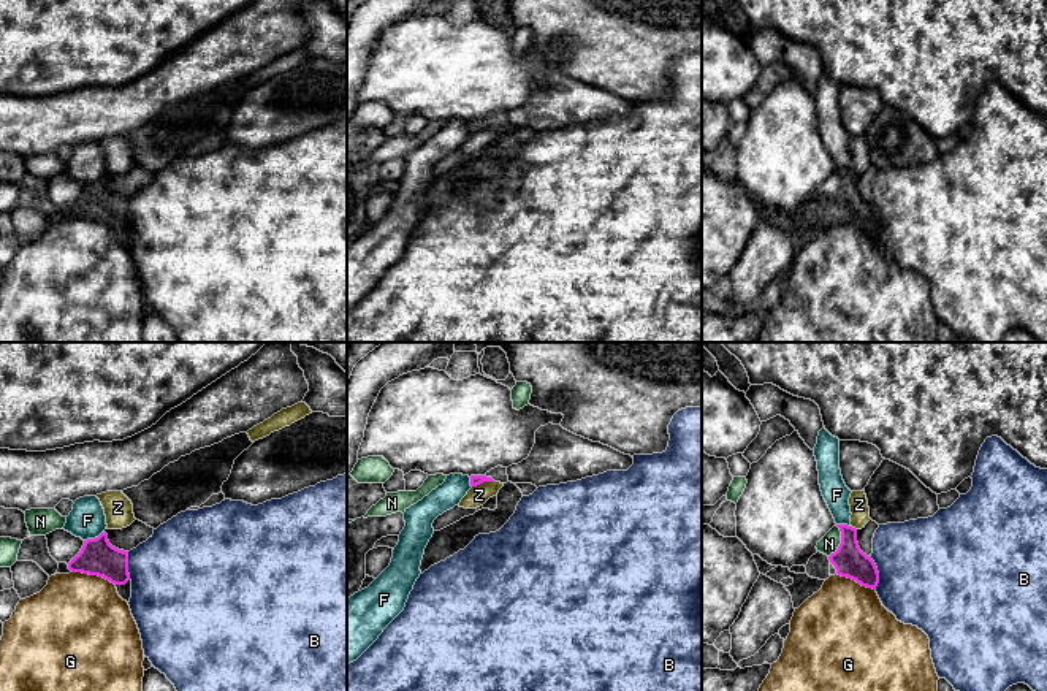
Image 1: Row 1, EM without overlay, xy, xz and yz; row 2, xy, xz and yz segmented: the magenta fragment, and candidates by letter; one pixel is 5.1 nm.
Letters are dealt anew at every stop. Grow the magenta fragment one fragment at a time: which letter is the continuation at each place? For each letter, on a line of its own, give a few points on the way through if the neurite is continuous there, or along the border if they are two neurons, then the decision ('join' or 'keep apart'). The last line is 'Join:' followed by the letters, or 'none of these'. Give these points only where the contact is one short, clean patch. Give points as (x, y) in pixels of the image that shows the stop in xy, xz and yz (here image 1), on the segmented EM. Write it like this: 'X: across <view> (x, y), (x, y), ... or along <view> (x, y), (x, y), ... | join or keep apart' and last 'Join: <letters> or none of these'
B: keep apart
F: keep apart
G: keep apart
N: along yz (837, 525), (840, 545), (829, 557) | keep apart
Z: along xz (493, 481), (483, 481), (472, 487) | keep apart
Join: none of these

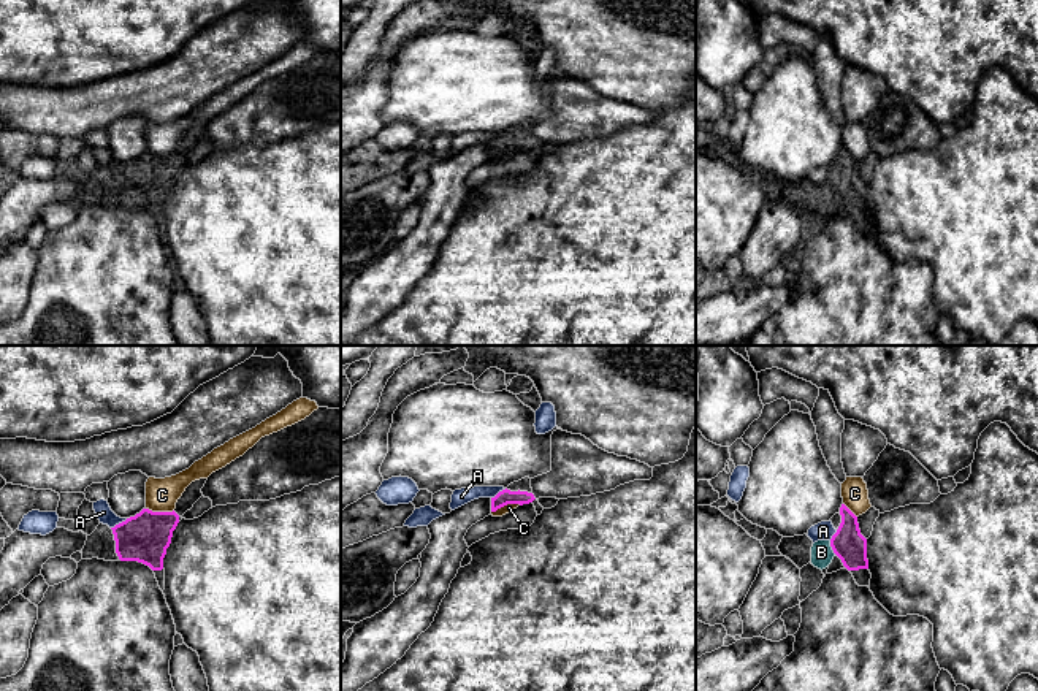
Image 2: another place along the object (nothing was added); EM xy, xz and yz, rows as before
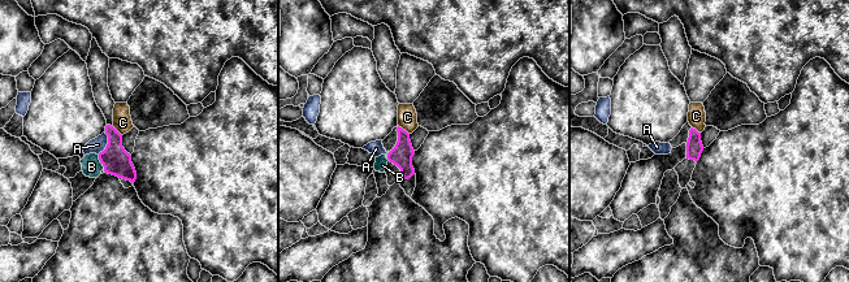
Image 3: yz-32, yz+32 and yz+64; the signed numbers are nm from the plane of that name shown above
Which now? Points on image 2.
A: along xy (127, 519), (111, 528) | keep apart
B: across yz (848, 544), (831, 545), (821, 552) | join
C: along xz (520, 504), (504, 504), (492, 512) | keep apart
Join: B

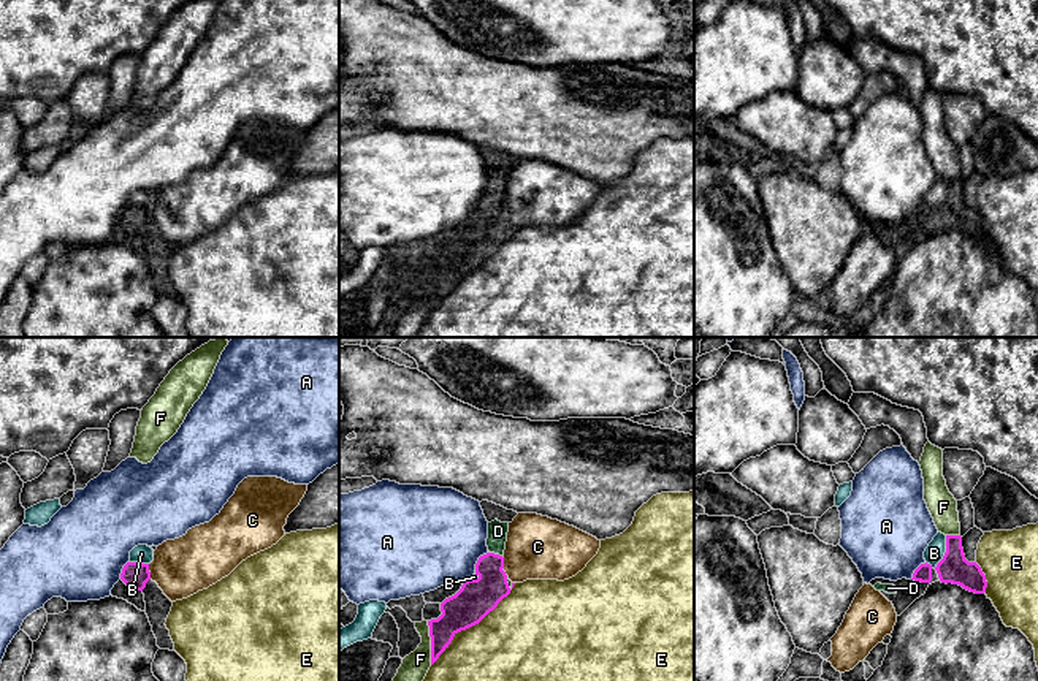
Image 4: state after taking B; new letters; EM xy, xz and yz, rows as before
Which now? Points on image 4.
A: along xz (488, 551), (479, 558), (474, 574) | keep apart
B: along yz (946, 536), (946, 551), (931, 567) | keep apart
C: along xy (148, 564), (151, 578) | keep apart
D: across xz (477, 597), (490, 585), (496, 555), (498, 531) | join
E: keep apart
F: keep apart
Join: D

